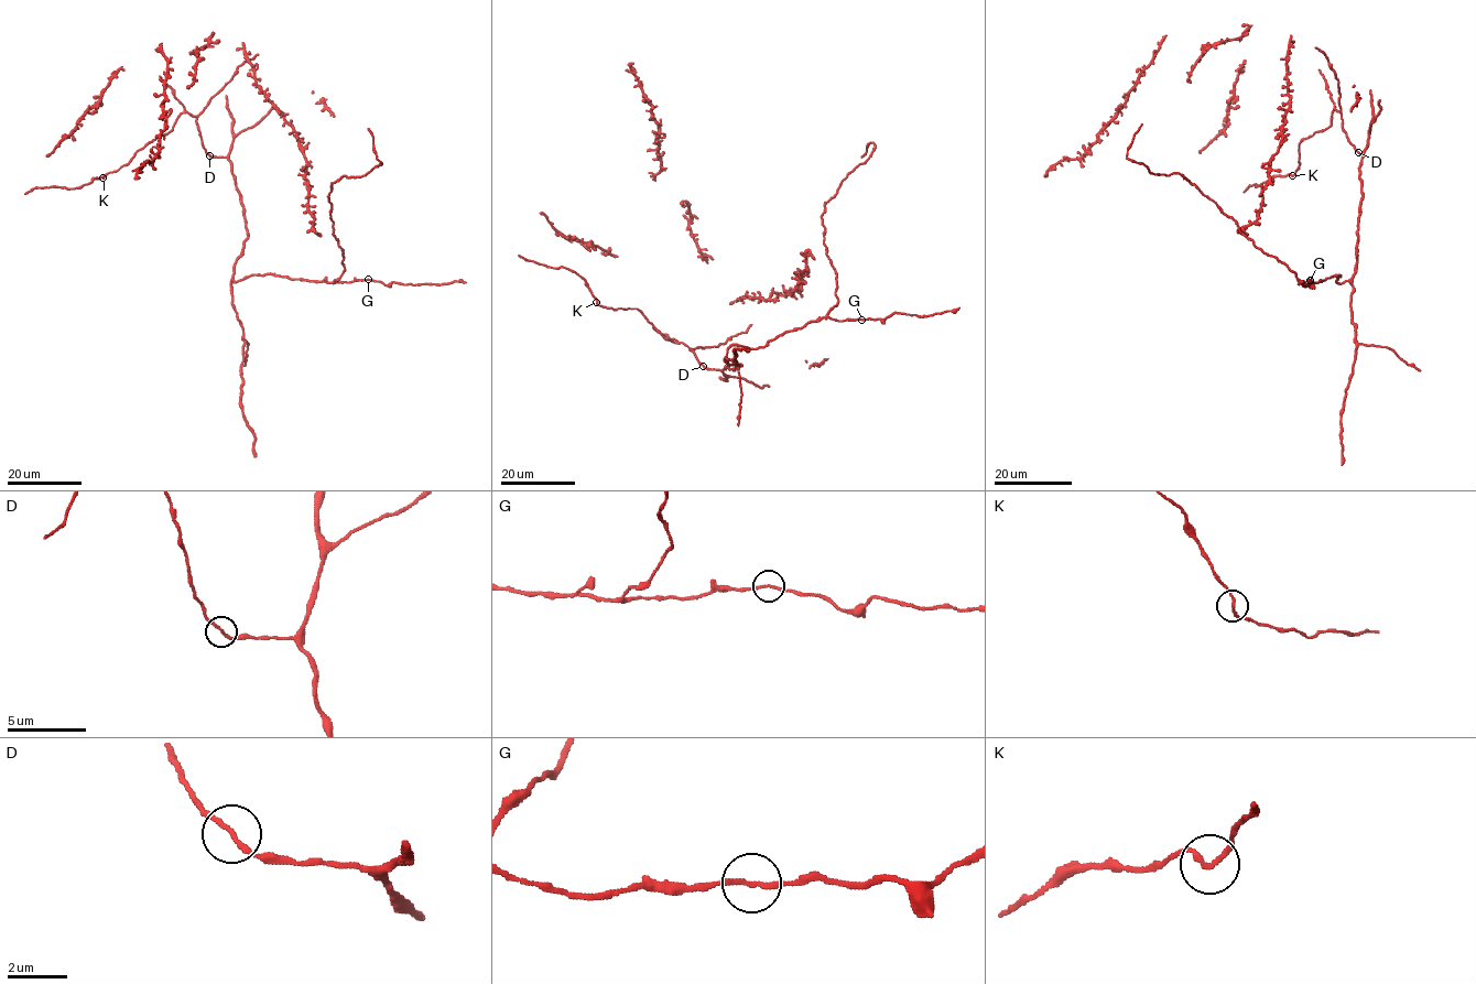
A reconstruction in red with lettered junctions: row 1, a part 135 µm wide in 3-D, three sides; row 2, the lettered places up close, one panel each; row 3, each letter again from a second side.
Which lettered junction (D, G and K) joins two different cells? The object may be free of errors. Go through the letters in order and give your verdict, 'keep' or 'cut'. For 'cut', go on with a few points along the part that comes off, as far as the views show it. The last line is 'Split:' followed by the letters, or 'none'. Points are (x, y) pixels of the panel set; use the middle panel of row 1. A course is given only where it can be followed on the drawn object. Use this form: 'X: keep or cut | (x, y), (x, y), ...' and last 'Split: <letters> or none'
D: keep
G: keep
K: keep
Split: none

